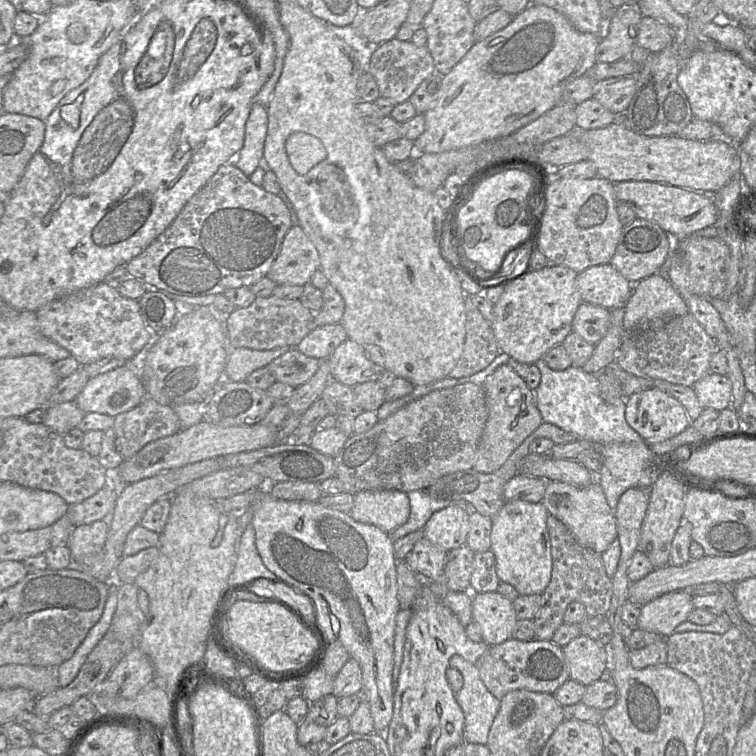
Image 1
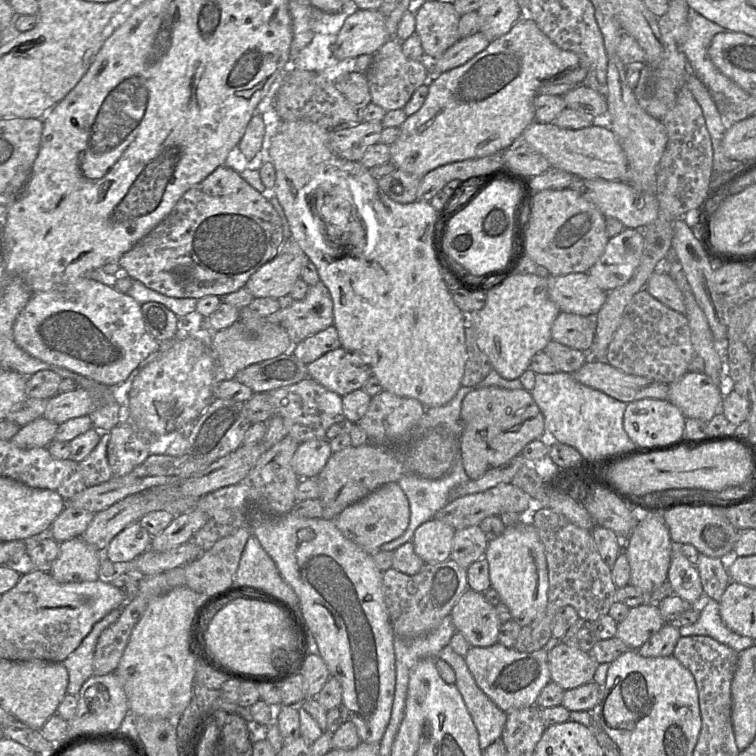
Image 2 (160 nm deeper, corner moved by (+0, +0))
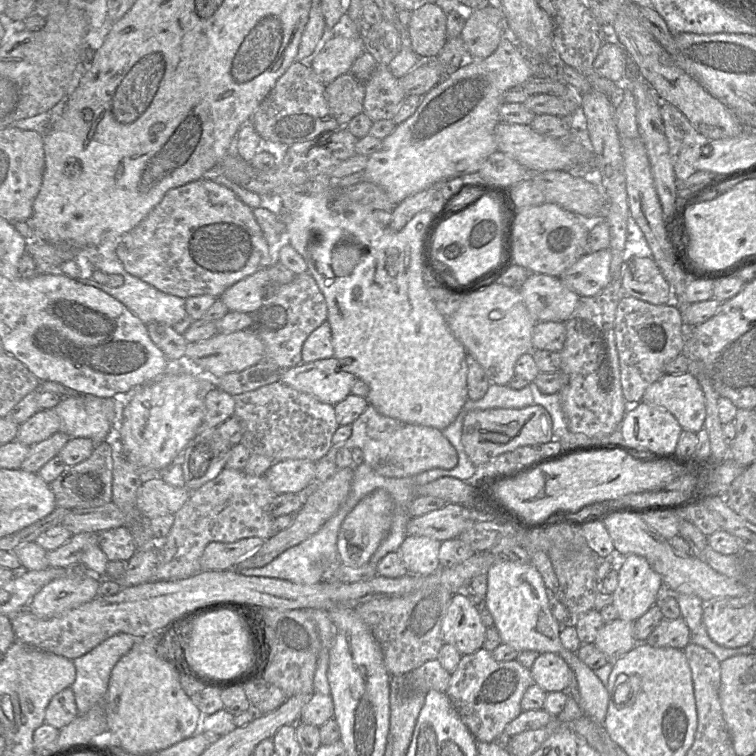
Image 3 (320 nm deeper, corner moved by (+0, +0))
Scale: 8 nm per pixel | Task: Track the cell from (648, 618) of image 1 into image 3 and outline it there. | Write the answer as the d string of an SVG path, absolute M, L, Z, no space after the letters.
M616 619L606 623L598 632L594 645L610 662L629 652L638 642L634 637L634 622Z

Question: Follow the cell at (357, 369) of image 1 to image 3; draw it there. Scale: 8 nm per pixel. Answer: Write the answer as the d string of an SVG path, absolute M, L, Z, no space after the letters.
M334 356L300 363L283 371L280 382L311 395L322 403L336 405L349 394L357 377L341 368Z

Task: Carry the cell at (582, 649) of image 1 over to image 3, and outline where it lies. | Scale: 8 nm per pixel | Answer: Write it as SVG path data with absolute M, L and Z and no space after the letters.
M542 653L530 668L535 684L545 692L566 691L572 681L572 670L565 660L555 653Z

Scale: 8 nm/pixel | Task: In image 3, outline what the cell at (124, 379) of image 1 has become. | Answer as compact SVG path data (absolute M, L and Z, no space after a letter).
M54 408L40 409L20 424L16 440L32 446L60 430L60 418Z

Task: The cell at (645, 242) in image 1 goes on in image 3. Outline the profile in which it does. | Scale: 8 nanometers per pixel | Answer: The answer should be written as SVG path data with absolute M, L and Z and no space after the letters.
M607 249L584 254L559 275L561 282L580 297L594 296L611 280L611 252Z

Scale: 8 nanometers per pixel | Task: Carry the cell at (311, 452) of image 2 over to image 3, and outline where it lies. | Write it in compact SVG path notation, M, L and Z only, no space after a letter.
M304 459L277 461L264 476L276 495L298 493L314 480L315 462Z

